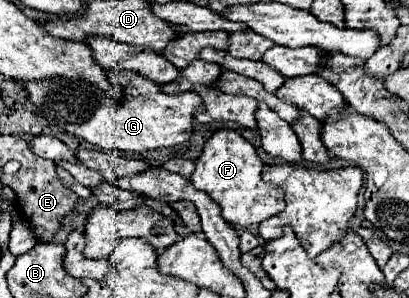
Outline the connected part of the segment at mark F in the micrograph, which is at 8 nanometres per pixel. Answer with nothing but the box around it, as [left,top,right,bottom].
[191,129,285,227]

